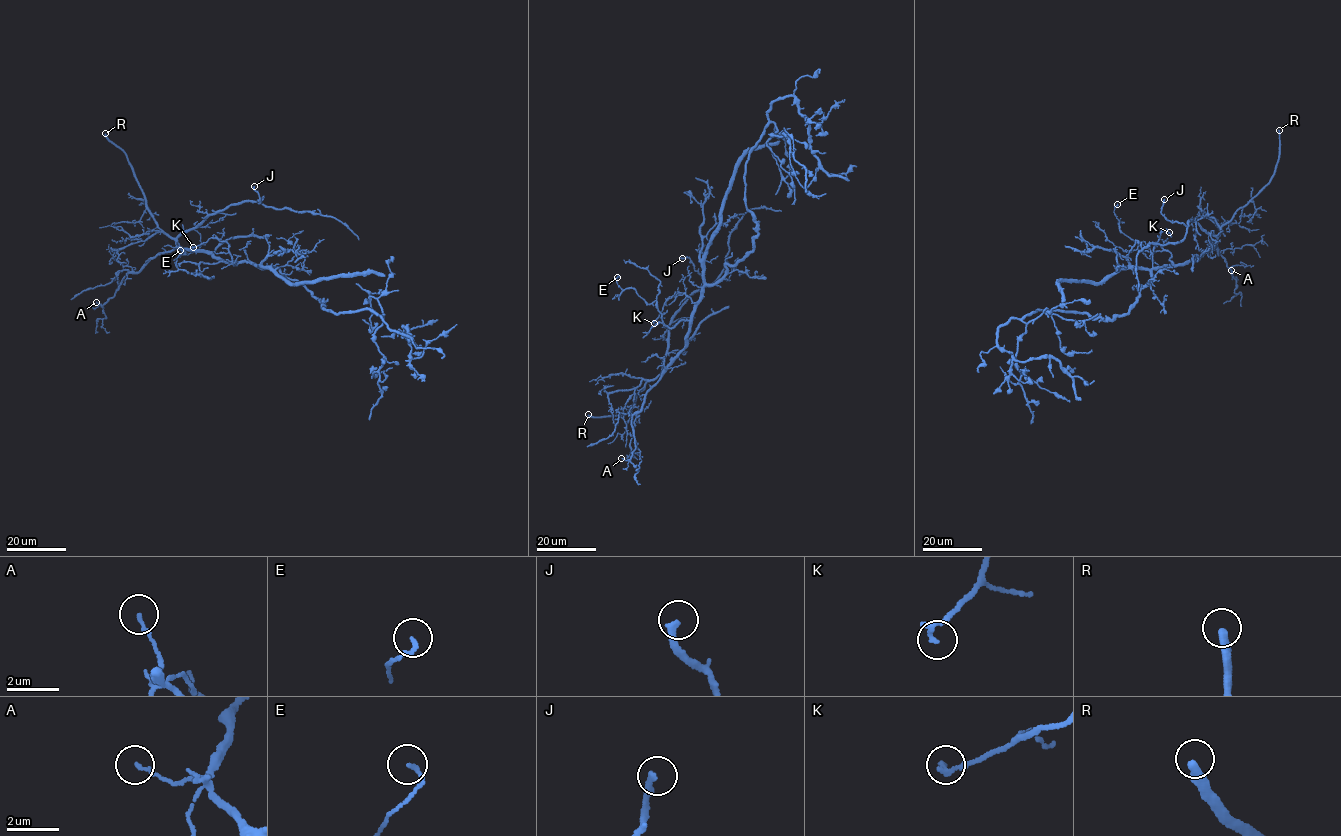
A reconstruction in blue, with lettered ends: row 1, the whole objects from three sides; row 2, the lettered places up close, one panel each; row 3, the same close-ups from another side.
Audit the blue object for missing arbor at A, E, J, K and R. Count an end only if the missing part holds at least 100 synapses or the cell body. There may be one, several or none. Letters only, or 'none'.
R

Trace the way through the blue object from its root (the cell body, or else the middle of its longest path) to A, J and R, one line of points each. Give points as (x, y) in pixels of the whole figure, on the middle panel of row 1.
A: (724, 275), (703, 288), (686, 345), (648, 390), (640, 411), (633, 414), (636, 447), (629, 459), (621, 458)
J: (724, 275), (703, 288), (686, 345), (662, 374), (673, 317), (702, 281), (688, 257), (682, 258)
R: (724, 275), (703, 288), (686, 345), (663, 374), (645, 383), (631, 409), (619, 415), (588, 414)

